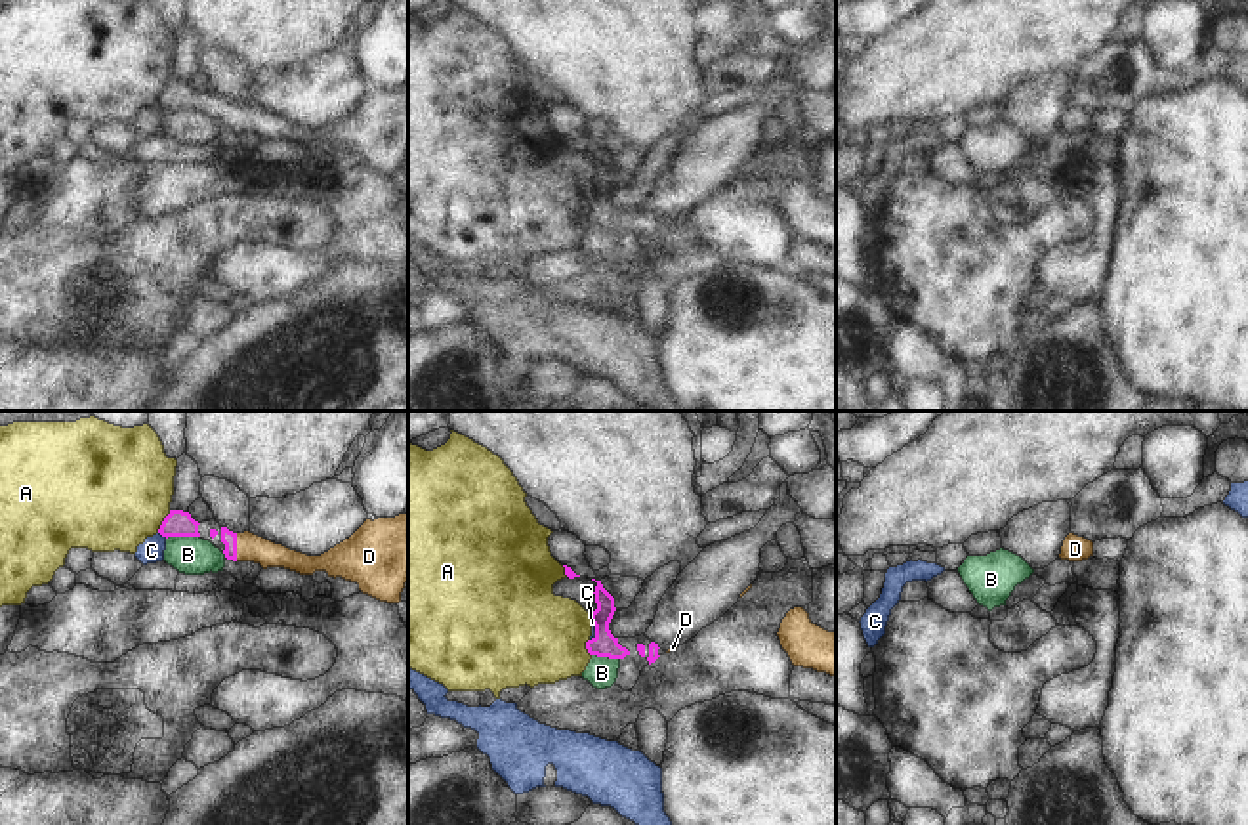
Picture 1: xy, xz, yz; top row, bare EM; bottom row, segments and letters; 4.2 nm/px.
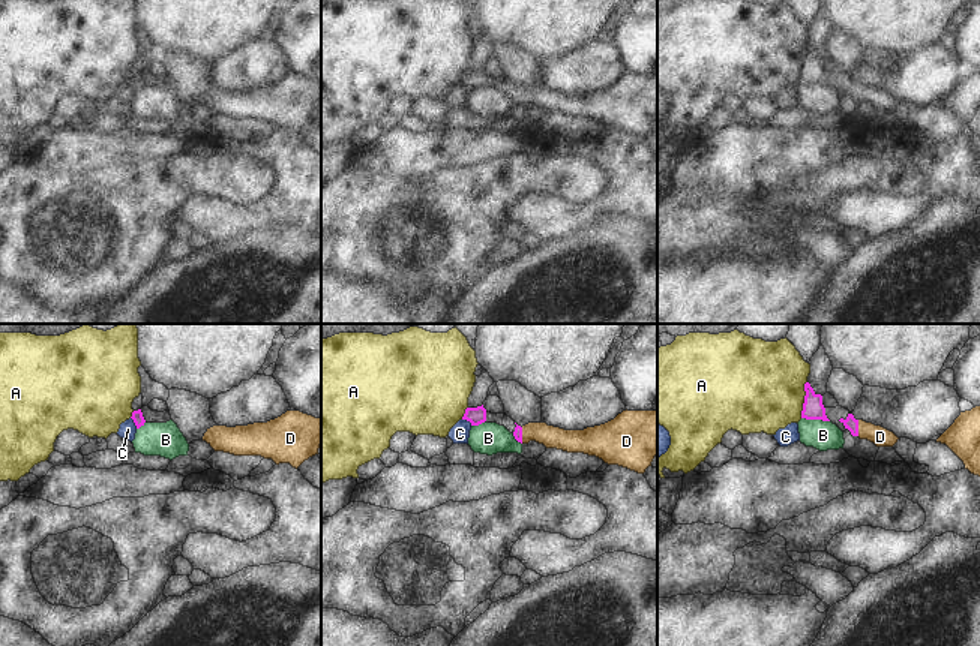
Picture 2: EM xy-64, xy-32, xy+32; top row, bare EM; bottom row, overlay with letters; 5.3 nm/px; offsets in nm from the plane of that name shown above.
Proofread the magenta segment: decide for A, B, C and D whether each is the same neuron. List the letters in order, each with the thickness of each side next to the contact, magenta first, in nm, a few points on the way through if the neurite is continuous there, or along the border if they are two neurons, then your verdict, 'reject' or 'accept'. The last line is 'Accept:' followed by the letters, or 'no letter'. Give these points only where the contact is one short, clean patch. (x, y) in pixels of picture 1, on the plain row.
A: calibres 110 and 500 nm; reject
B: calibres 110 and 160 nm; border xy (199, 107), (170, 107), (166, 111); reject
C: calibres 110 and 100 nm; reject
D: calibres 60 and 120 nm; accept
Accept: D

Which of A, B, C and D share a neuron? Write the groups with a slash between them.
A / B / C / D

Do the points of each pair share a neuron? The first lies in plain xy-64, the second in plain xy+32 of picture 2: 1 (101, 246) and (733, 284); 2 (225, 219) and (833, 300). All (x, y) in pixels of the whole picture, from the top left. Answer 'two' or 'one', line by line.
1: two
2: two

